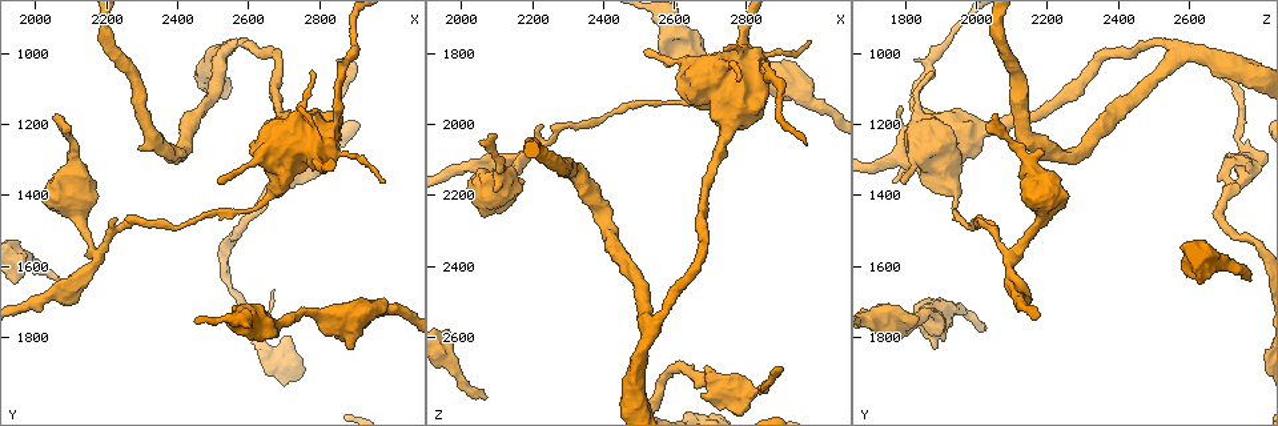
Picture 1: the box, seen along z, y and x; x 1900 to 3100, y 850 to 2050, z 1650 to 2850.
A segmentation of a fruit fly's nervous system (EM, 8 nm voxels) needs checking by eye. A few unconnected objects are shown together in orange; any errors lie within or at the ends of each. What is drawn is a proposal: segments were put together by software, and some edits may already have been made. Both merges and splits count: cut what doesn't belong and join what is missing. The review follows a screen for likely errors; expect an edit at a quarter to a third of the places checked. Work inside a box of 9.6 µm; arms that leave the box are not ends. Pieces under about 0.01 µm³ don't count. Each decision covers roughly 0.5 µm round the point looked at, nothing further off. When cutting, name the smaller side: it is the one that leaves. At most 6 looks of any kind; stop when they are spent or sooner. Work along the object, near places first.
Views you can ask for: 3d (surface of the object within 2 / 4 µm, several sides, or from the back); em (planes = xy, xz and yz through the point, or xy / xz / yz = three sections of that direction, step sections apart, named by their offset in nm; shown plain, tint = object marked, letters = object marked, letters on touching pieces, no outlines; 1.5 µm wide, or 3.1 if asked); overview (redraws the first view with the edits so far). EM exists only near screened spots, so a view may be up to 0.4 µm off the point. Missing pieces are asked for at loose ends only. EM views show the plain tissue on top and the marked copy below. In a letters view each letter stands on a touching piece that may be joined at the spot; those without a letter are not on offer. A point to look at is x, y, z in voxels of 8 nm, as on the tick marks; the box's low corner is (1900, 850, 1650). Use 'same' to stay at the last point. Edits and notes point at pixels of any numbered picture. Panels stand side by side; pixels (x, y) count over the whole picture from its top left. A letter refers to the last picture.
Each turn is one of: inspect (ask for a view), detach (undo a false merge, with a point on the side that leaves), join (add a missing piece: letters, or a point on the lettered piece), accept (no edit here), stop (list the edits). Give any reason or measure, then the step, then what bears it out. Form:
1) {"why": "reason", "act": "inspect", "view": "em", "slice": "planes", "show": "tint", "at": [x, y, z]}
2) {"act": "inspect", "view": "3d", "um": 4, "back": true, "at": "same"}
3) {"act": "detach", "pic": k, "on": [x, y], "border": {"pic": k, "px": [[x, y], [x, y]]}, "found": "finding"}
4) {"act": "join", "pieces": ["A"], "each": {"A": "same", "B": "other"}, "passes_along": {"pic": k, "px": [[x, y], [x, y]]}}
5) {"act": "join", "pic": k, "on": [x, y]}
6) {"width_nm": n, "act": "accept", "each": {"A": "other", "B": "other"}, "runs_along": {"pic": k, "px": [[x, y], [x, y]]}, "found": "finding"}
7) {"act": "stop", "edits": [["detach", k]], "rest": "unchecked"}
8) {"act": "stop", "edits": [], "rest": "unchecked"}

{"why": "tapers out", "act": "inspect", "view": "em", "slice": "planes", "show": "letters", "at": [2770, 1050, 1870]}

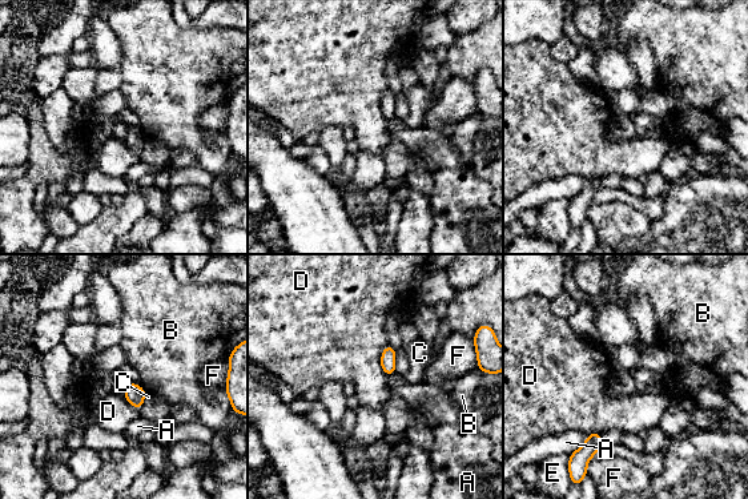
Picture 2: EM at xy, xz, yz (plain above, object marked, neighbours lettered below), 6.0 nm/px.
{"width_nm": 120, "act": "accept", "each": {"A": "other", "B": "other", "C": "other", "D": "other", "E": "other", "F": "other"}, "border": {"pic": 2, "px": [[387, 345], [381, 355], [386, 375]]}, "found": "no lettered piece goes on from it"}

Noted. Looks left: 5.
{"why": "sudden change in width", "act": "inspect", "view": "em", "slice": "planes", "show": "letters", "at": [2840, 1240, 2750]}

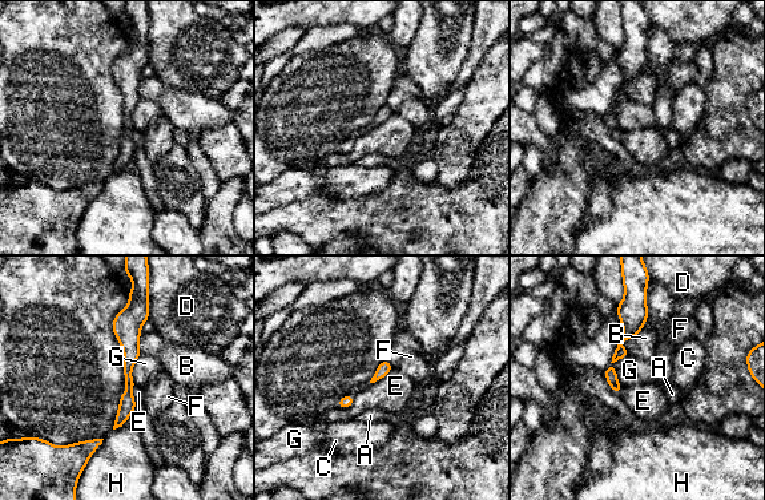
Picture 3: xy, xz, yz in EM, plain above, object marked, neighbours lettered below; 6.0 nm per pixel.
{"act": "accept", "each": {"A": "other", "B": "other", "C": "other", "D": "other", "E": "other", "F": "other", "G": "other", "H": "other"}, "border": {"pic": 3, "px": [[629, 355], [612, 365], [621, 387]]}, "found": "continuous, no second cell"}

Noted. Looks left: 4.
{"why": "free end", "act": "inspect", "view": "em", "slice": "planes", "show": "letters", "at": [2070, 1650, 2770]}

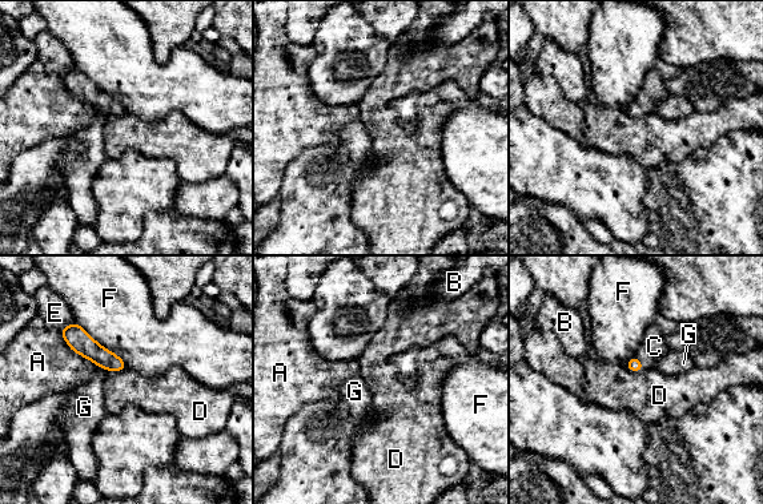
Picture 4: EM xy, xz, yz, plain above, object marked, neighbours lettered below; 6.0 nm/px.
{"act": "join", "pieces": ["C"], "each": {"A": "other", "B": "other", "C": "same", "D": "other", "E": "other", "F": "other", "G": "other"}, "passes_along": {"pic": 4, "px": [[633, 365], [639, 362], [654, 346]]}, "found": "it goes on there"}

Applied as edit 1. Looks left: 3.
{"act": "stop", "edits": [["join", 4]], "rest": "unchecked"}

